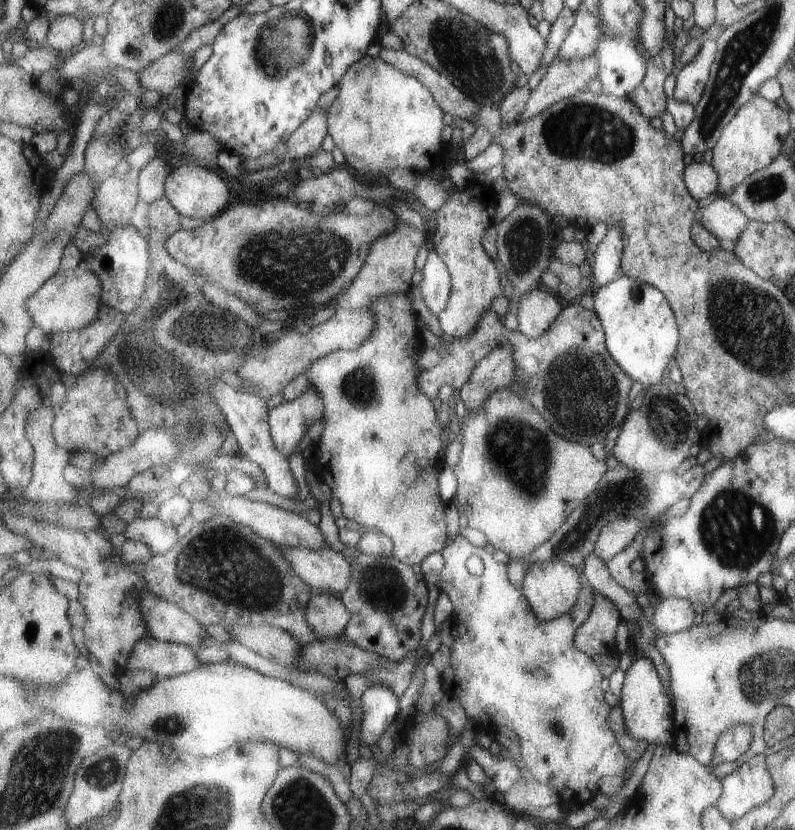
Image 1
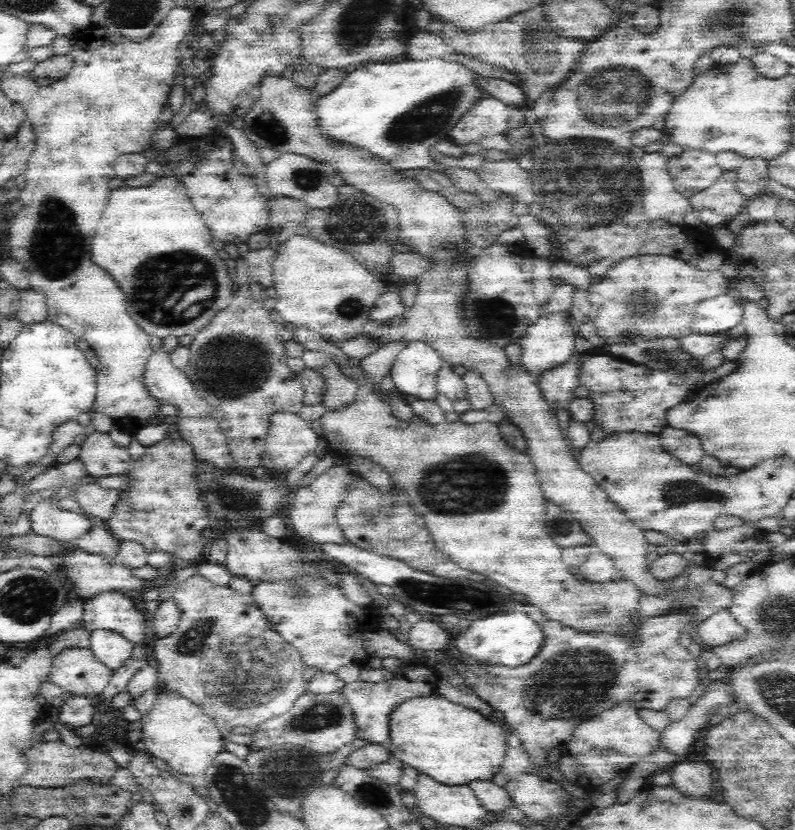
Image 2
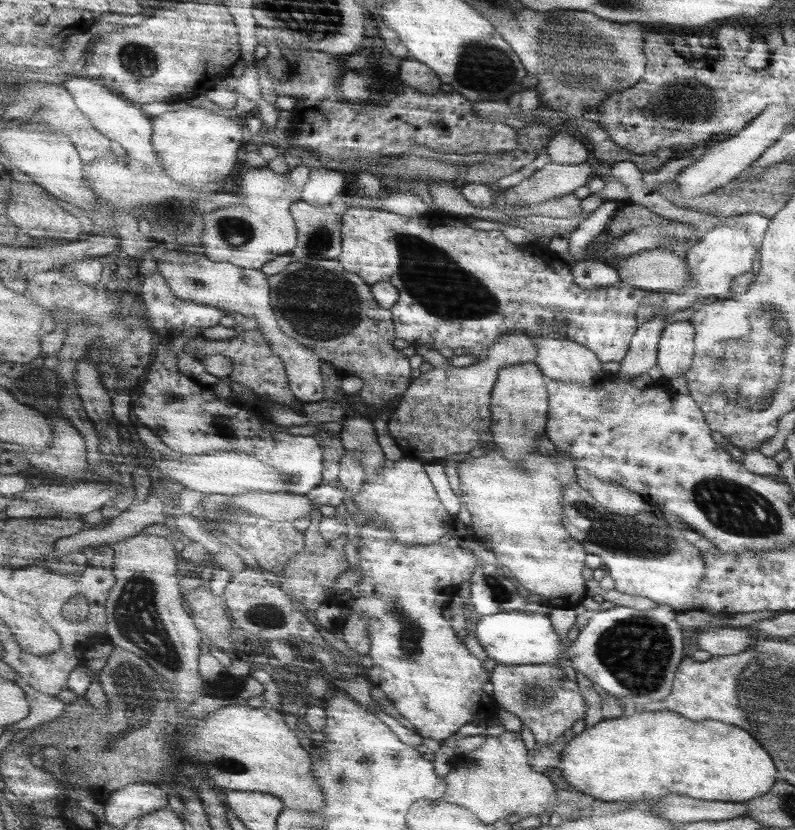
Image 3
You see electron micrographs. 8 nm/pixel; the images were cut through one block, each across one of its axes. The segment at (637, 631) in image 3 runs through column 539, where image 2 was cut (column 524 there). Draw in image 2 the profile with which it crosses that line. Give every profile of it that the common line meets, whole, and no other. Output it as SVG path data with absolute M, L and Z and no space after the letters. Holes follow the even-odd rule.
M522 610L508 612L508 614L504 612L504 614L476 620L464 634L454 636L450 646L456 646L464 656L468 656L476 662L484 662L490 666L518 668L518 666L526 666L532 658L538 656L538 652L542 652L544 632L542 632L542 626L538 626Z

